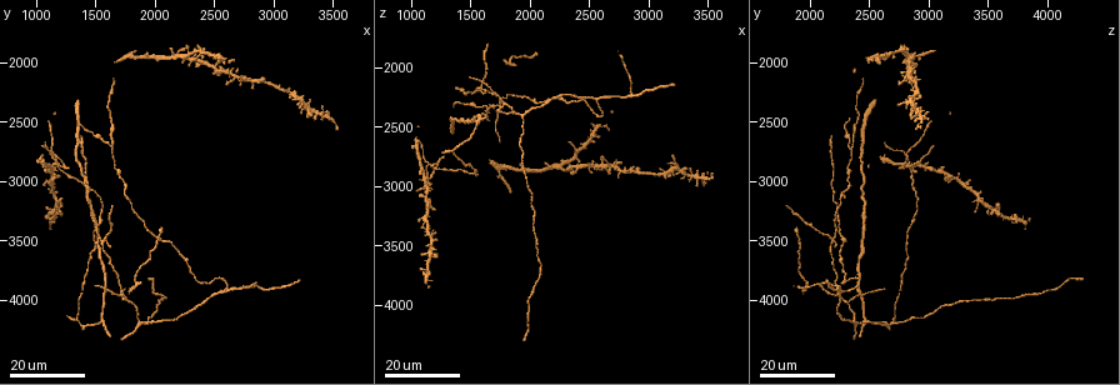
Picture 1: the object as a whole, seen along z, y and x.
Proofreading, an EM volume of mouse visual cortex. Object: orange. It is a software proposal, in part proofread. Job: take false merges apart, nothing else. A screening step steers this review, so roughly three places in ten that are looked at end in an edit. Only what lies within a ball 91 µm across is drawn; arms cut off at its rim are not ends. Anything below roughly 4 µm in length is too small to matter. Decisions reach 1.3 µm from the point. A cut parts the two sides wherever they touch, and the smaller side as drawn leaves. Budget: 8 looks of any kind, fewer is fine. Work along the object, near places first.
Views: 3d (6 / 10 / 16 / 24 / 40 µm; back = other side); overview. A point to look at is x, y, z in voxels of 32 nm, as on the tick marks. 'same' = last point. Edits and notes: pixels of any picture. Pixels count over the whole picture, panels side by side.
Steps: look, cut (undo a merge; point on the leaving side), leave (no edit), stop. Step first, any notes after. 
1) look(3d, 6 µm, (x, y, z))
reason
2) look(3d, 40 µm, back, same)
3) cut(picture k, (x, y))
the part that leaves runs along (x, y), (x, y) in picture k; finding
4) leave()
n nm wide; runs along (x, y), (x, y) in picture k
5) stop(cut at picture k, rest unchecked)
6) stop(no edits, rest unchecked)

look(3d, 24 µm, (2840, 3880, 2220))
arms part here

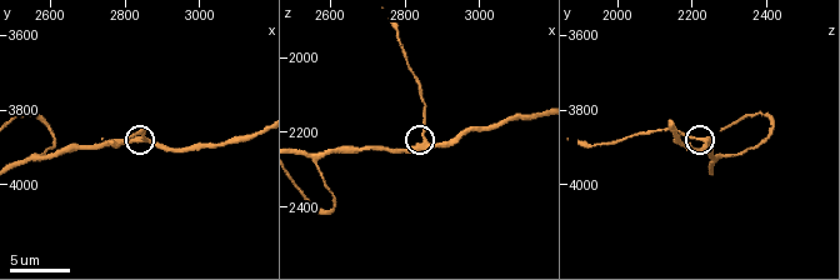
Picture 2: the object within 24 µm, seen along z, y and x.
look(3d, 10 µm, (2860, 3880, 2220))

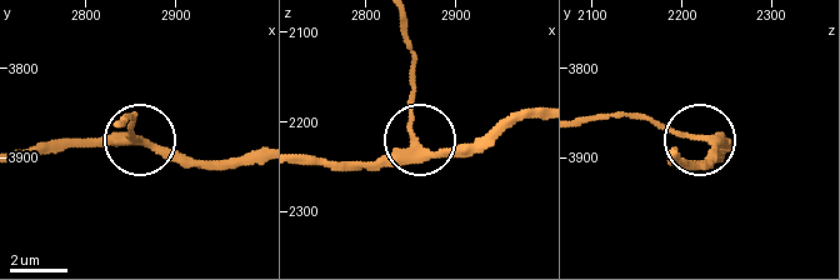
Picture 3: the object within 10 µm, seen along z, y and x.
leave()
side arm 14 µm; 3 arms; one neuron here

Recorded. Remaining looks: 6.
look(3d, 24 µm, (1920, 4200, 2420))
three arms meet

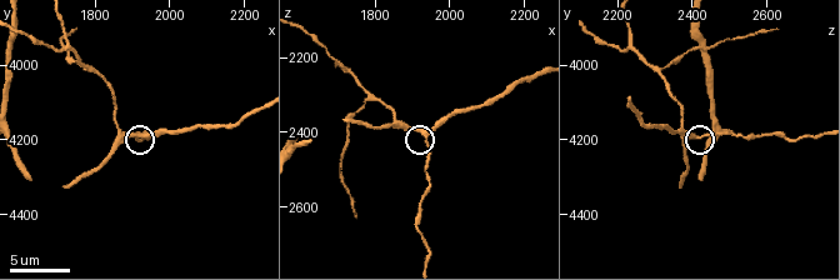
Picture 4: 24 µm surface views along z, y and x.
look(3d, 6 µm, (1940, 4190, 2410))

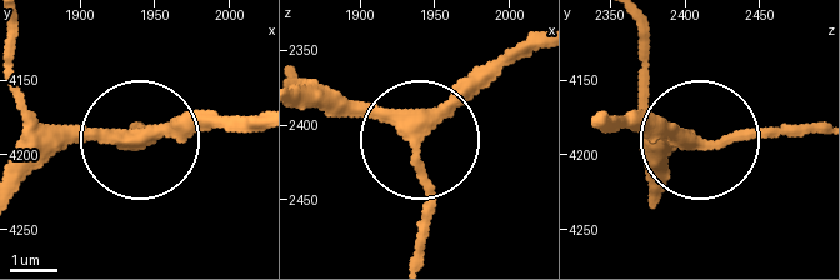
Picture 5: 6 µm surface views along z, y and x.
leave()
runs along (259, 121), (36, 134) in picture 5; continuous, no second neuron

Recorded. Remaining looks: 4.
look(3d, 16 µm, (2560, 3920, 2260))

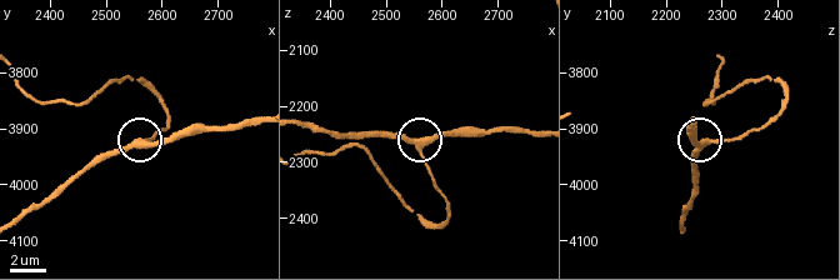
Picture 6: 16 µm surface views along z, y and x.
look(3d, 10 µm, (2560, 3925, 2260))

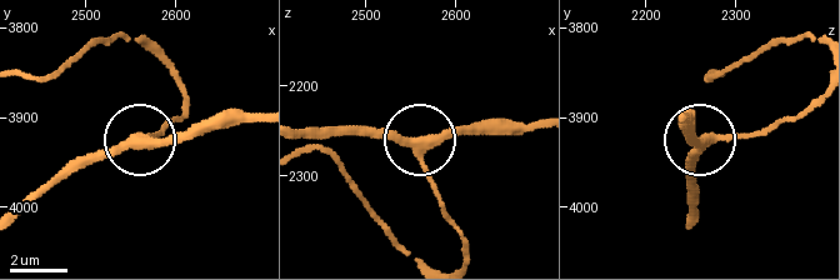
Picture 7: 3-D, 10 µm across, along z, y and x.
leave()
all the same neuron

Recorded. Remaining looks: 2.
look(3d, 6 µm, (1790, 4010, 2300))
two arms in line, one across

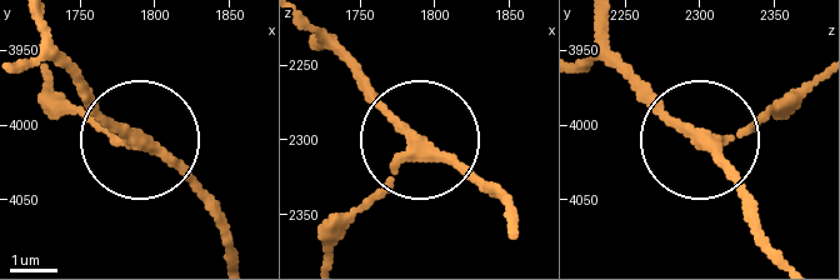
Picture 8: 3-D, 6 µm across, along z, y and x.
leave()
runs along (513, 229), (504, 198), (429, 154), (405, 158), (336, 225) in picture 8; one neuron here

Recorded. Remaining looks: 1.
stop(no edits, rest unchecked)

